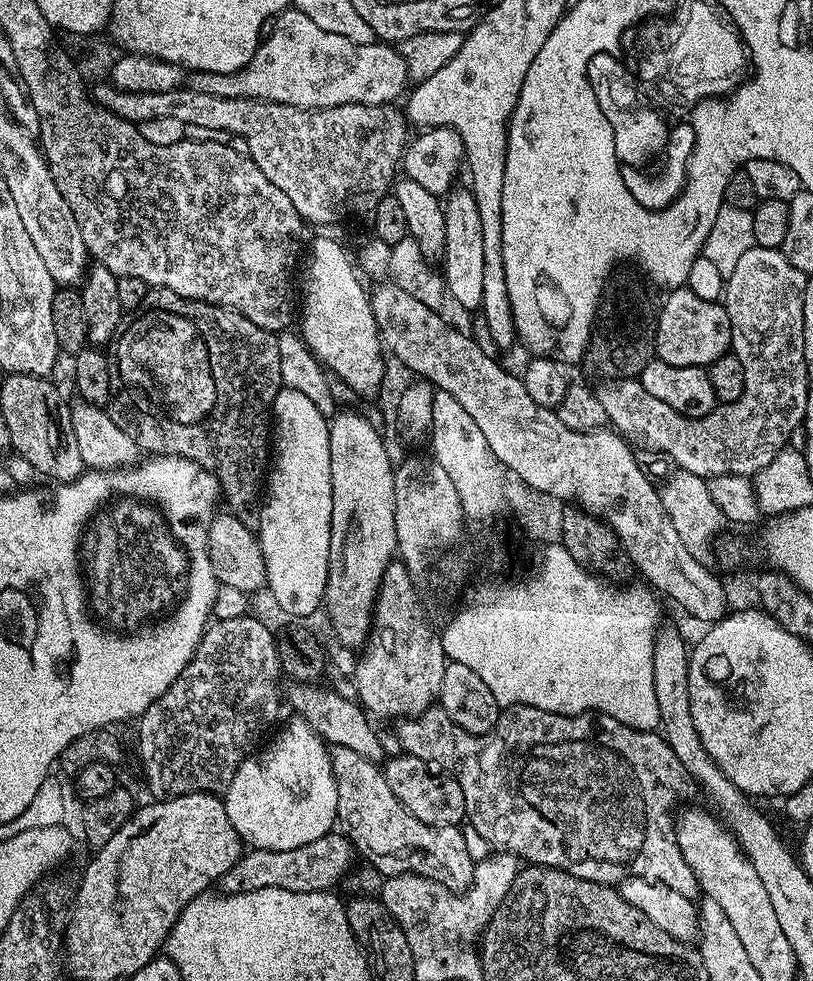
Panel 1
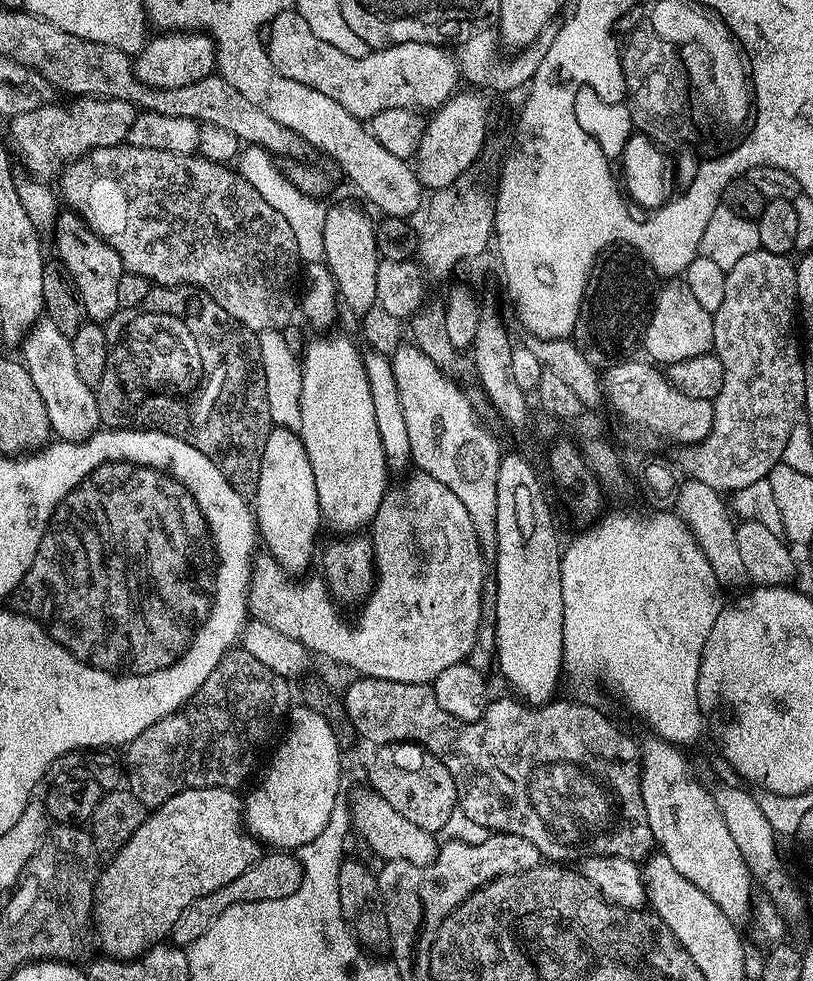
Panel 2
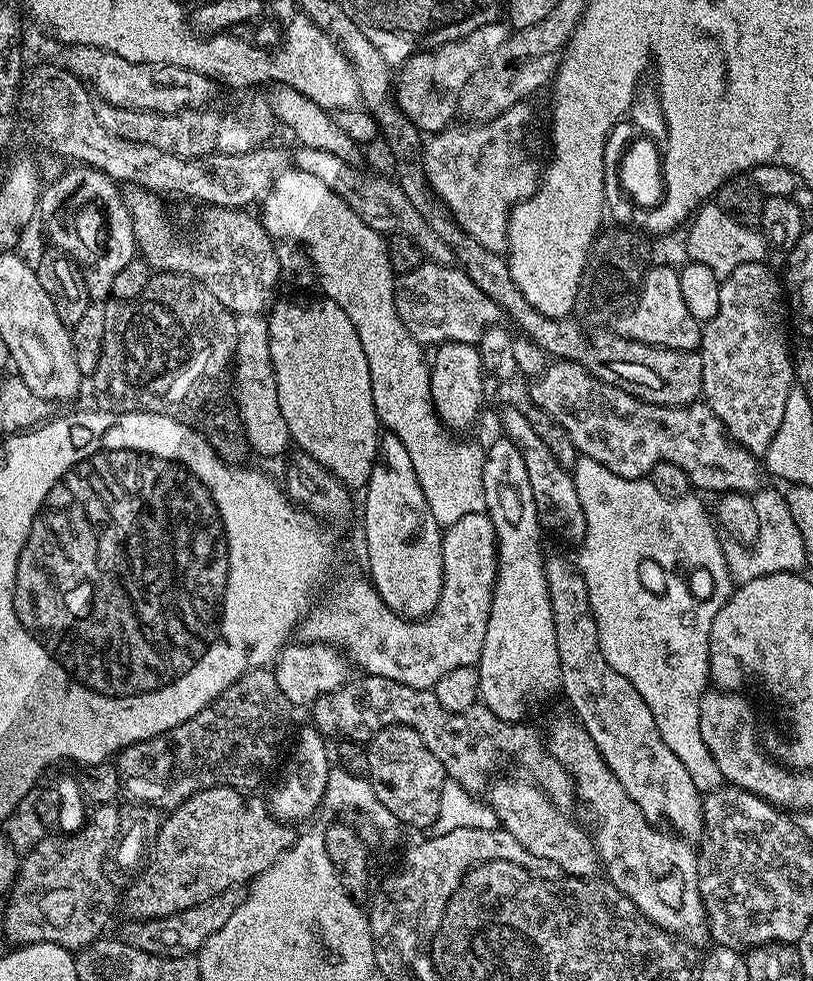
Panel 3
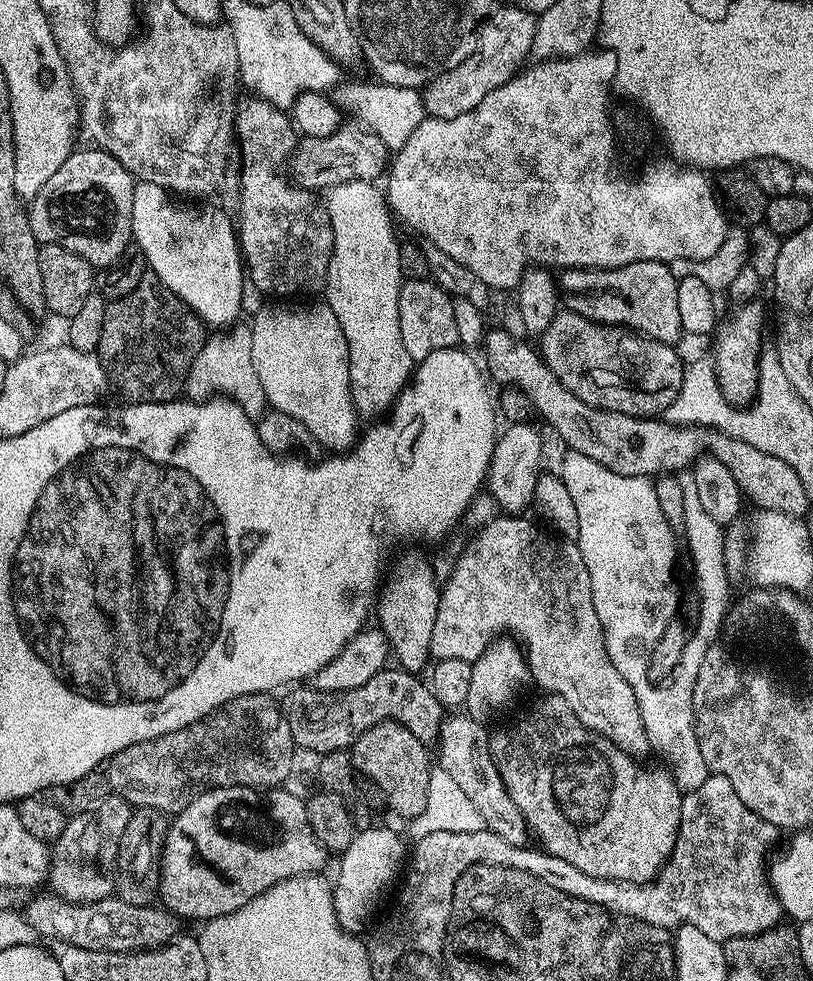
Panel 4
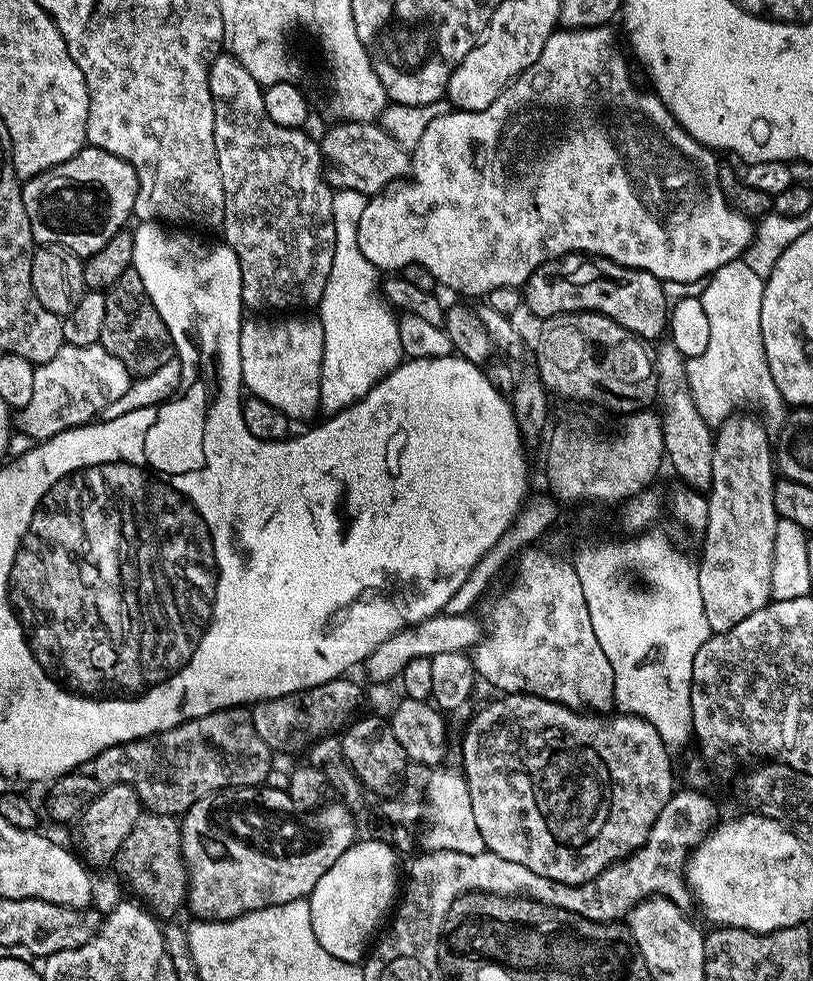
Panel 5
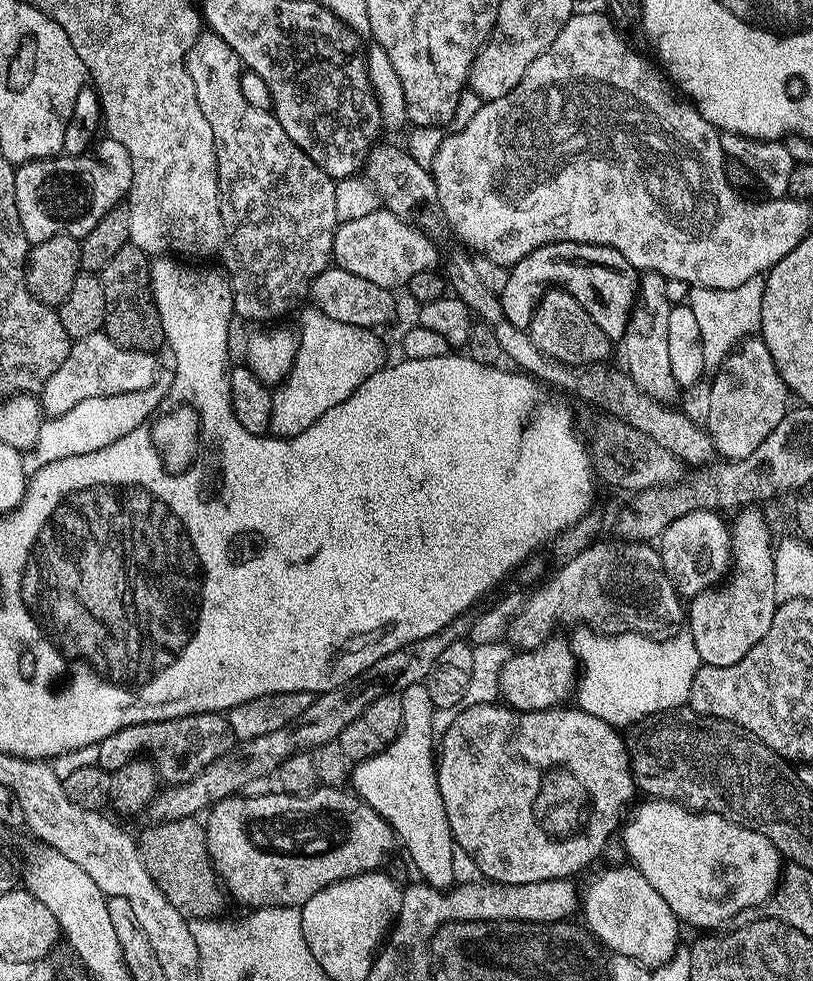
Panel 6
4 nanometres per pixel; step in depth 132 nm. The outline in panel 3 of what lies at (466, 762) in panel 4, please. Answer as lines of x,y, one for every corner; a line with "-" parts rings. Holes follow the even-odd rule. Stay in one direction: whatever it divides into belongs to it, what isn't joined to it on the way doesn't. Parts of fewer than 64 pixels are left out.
531,779
500,780
492,788
490,805
496,812
499,827
514,834
530,854
554,862
557,869
568,878
592,878
601,867
593,839
583,832
572,820
567,820
553,801
-
552,803
552,804
551,804
-
596,872
596,873
595,873

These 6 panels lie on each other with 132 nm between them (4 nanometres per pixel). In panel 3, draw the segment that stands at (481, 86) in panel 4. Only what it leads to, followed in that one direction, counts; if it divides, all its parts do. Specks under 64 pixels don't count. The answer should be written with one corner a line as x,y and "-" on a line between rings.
503,23
487,24
461,40
442,44
435,50
417,52
399,65
394,76
394,99
421,133
443,132
455,121
452,119
457,119
462,90
473,74
495,54
498,46
508,40
510,28
507,23

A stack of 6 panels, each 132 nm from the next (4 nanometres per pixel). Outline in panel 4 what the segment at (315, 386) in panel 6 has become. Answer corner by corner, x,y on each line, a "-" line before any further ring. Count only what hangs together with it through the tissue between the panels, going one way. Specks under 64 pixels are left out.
351,180
334,185
323,196
322,207
333,234
326,303
334,310
334,318
338,318
338,326
348,343
352,405
357,417
364,419
365,416
372,422
391,409
414,371
414,362
410,354
406,354
406,346
402,346
398,322
402,283
398,262
400,244
392,234
392,220
381,189
379,192
376,186
368,187
359,180

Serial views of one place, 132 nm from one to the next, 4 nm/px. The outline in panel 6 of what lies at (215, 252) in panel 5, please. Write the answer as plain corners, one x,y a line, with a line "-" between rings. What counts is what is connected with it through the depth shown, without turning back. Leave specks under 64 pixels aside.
165,254
150,264
152,297
158,306
165,341
176,351
176,372
166,398
160,403
163,412
184,412
184,404
192,404
192,412
208,412
208,396
224,396
224,412
232,405
231,382
228,364
228,323
234,320
232,310
232,281
227,271
216,268
191,268
191,263
181,262

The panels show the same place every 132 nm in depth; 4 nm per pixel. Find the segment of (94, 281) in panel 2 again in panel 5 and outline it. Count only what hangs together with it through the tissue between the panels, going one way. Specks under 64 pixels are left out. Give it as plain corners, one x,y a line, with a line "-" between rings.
91,146
74,154
74,158
32,177
22,188
24,204
44,219
47,239
74,250
81,258
98,254
114,234
122,231
127,225
124,223
133,219
137,194
138,178
131,162

